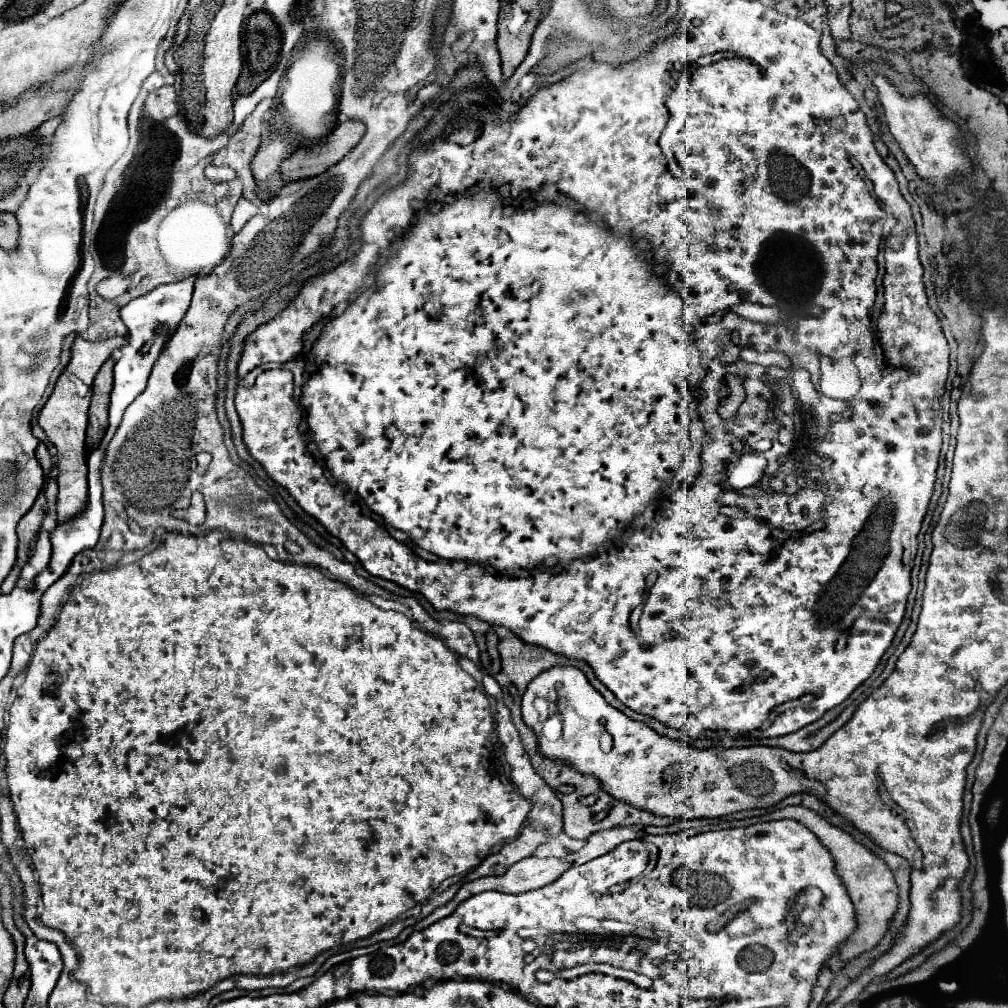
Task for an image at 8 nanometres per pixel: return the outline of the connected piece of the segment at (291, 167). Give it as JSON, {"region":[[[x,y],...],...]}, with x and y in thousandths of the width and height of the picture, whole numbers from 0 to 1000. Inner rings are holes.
{"region":[[[354,119],[338,121],[330,129],[326,139],[318,143],[318,147],[311,147],[311,151],[307,151],[307,147],[297,147],[291,155],[287,155],[279,163],[281,177],[285,181],[293,181],[293,179],[320,173],[324,167],[340,159],[356,143],[360,133],[362,133],[360,121],[354,121]]]}

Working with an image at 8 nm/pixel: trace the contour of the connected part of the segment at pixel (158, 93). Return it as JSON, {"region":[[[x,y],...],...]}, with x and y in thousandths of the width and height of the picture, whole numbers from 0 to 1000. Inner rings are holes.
{"region":[[[162,85],[150,91],[144,99],[144,113],[150,119],[166,119],[176,113],[176,93],[172,85]]]}

